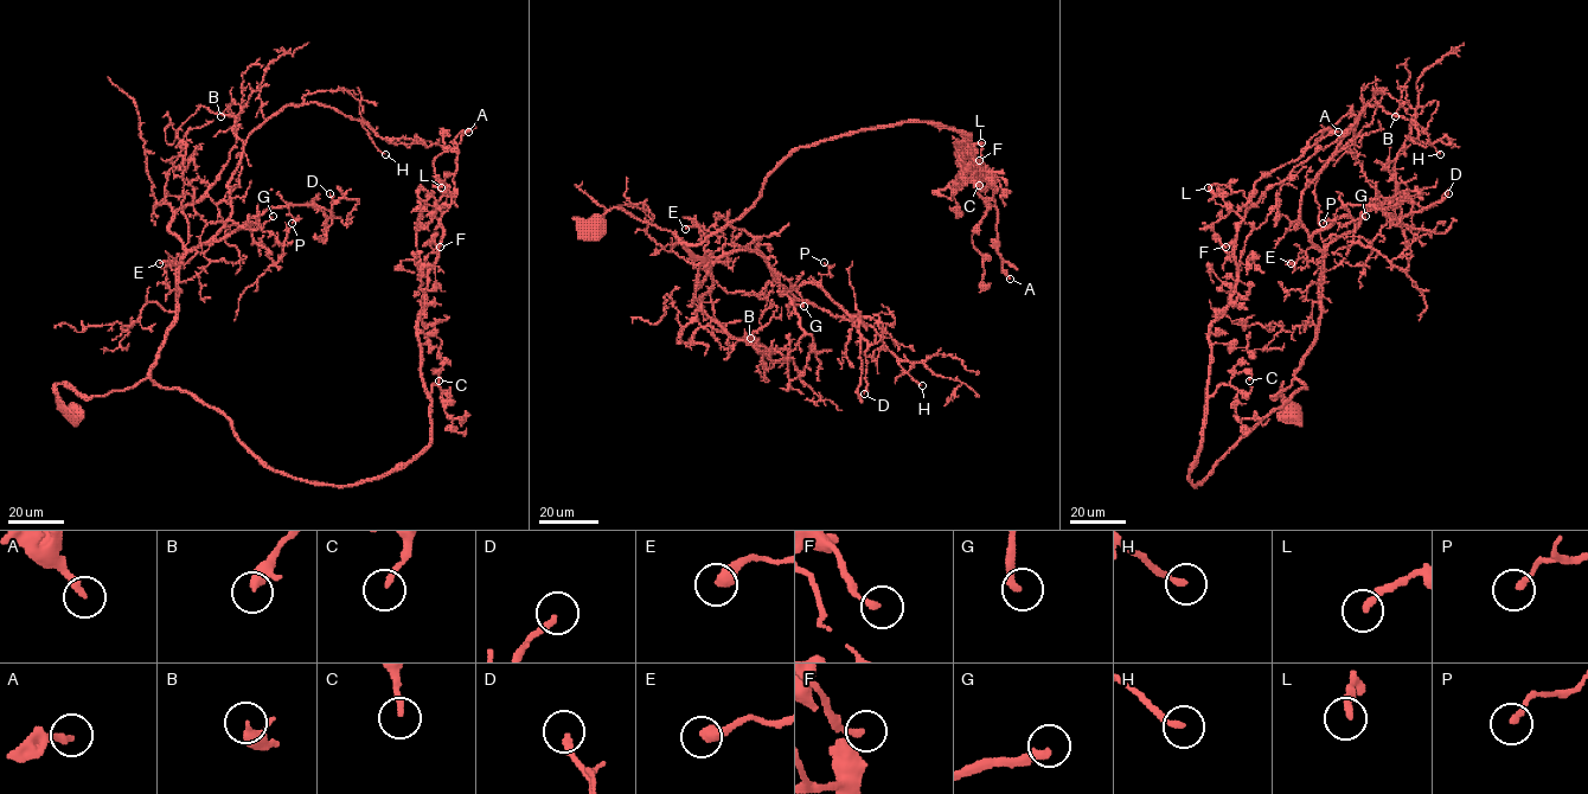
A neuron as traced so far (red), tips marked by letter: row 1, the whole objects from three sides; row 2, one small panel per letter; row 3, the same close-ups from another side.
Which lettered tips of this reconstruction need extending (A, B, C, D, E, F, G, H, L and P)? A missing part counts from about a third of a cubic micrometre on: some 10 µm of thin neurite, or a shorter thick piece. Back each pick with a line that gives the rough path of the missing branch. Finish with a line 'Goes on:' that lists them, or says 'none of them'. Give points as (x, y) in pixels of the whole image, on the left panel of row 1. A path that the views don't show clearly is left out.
G: (273, 216), (275, 212), (274, 225), (283, 242), (298, 250), (285, 261)
Goes on: G

